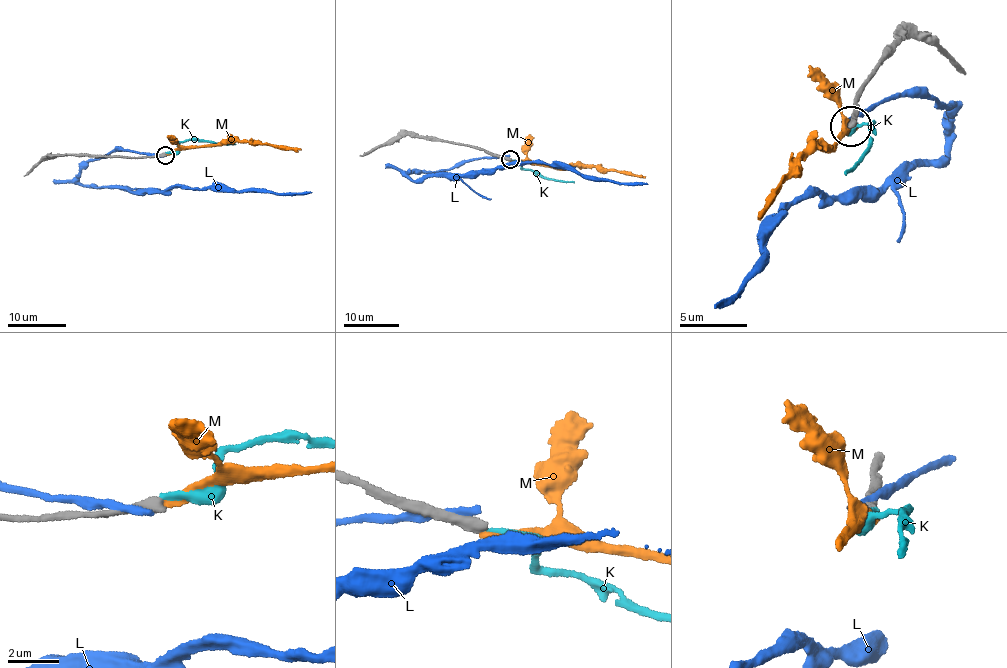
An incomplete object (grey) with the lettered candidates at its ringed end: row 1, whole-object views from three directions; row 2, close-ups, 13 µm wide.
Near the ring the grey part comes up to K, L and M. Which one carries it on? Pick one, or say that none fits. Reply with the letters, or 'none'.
none

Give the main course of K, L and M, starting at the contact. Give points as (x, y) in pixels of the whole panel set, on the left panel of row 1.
K: (164, 152), (171, 153), (187, 140), (235, 144)
L: (156, 155), (109, 151), (88, 162), (78, 181), (138, 192), (214, 187), (311, 193)
M: (165, 154), (176, 149), (221, 146), (228, 141), (301, 149)

